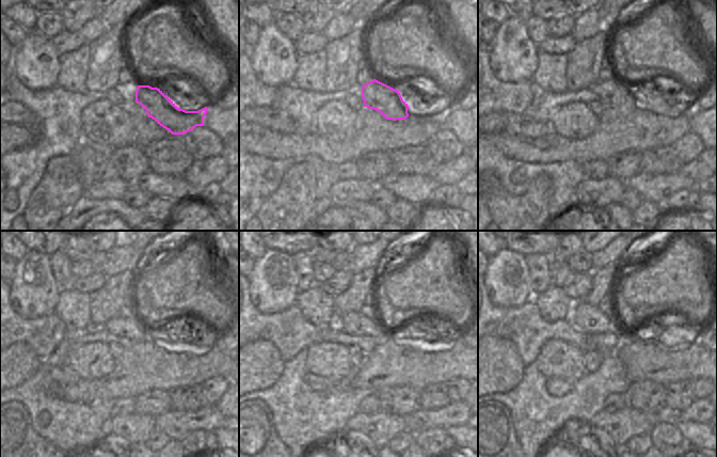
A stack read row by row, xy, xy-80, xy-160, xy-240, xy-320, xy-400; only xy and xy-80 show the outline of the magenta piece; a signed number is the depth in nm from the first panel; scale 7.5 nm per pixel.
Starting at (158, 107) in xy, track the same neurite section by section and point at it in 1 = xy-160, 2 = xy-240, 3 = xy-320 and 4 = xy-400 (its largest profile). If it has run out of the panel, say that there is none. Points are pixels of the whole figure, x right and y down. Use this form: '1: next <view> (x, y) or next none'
1: next xy-160 (612, 93)
2: next xy-240 (130, 327)
3: next xy-320 (354, 322)
4: next xy-400 (588, 318)

